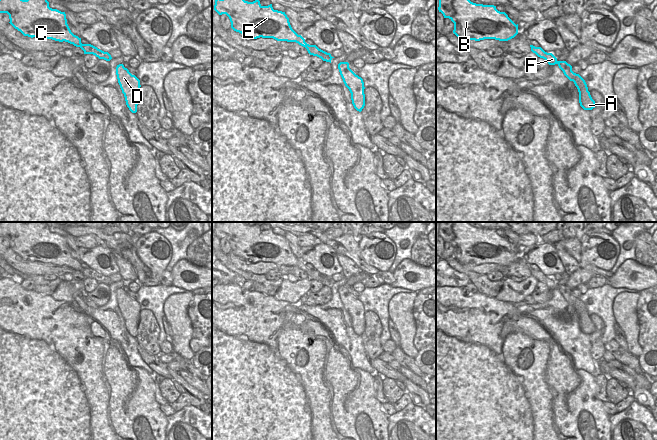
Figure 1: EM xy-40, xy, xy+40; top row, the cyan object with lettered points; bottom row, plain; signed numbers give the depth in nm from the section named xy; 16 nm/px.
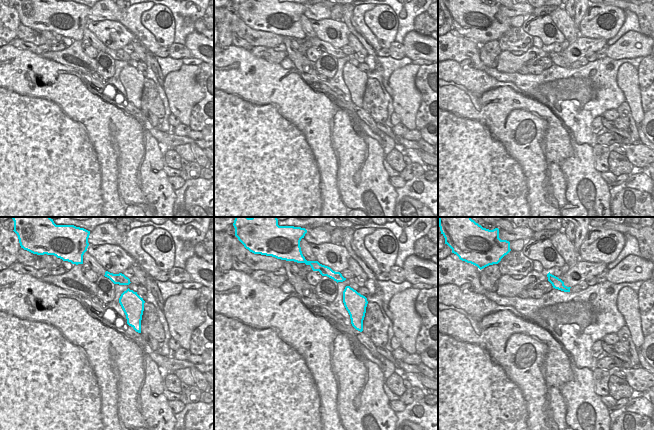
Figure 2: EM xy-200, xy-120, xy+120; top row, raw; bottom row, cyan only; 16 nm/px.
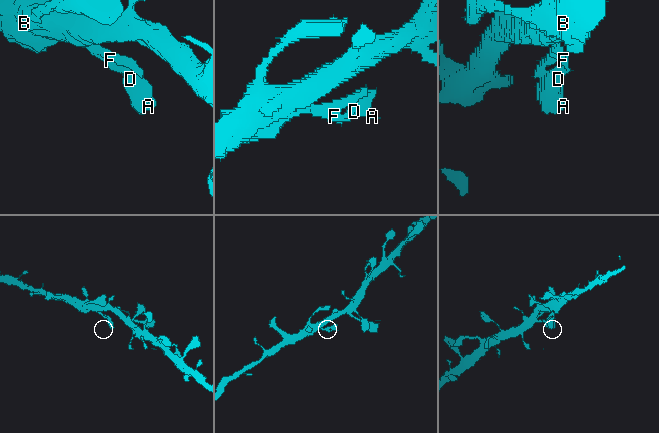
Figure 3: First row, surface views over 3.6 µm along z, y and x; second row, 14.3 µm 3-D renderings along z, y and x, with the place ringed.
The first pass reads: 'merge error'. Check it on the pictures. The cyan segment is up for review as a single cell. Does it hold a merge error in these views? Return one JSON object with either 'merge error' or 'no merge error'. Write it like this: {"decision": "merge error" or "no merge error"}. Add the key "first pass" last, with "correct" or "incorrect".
{"decision": "merge error", "first pass": "correct"}

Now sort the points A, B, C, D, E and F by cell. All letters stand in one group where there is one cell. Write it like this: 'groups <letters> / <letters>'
groups A D F / B C E

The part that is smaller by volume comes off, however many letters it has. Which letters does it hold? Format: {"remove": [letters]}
{"remove": ["A", "D", "F"]}

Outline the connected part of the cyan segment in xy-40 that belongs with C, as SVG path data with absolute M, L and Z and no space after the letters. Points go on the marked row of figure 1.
M0 0L0 13L7 13L10 19L9 23L24 36L52 39L59 42L65 41L80 47L84 54L93 54L106 61L112 59L108 52L104 52L91 44L82 44L81 38L71 32L65 12L50 8L47 0Z

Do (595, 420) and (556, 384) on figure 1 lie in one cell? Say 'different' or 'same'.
same

